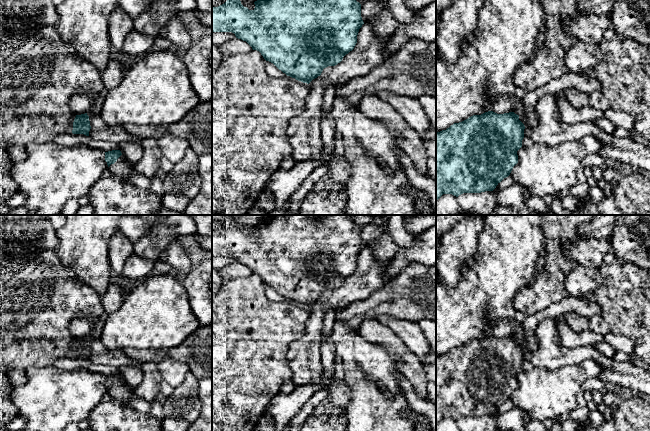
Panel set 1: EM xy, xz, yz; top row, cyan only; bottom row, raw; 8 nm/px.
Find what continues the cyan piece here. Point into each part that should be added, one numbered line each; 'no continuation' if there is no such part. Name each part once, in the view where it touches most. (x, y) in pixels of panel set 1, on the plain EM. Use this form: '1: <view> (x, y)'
no continuation

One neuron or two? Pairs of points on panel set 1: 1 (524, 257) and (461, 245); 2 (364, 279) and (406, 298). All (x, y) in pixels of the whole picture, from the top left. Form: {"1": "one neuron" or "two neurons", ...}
{"1": "two neurons", "2": "two neurons"}

